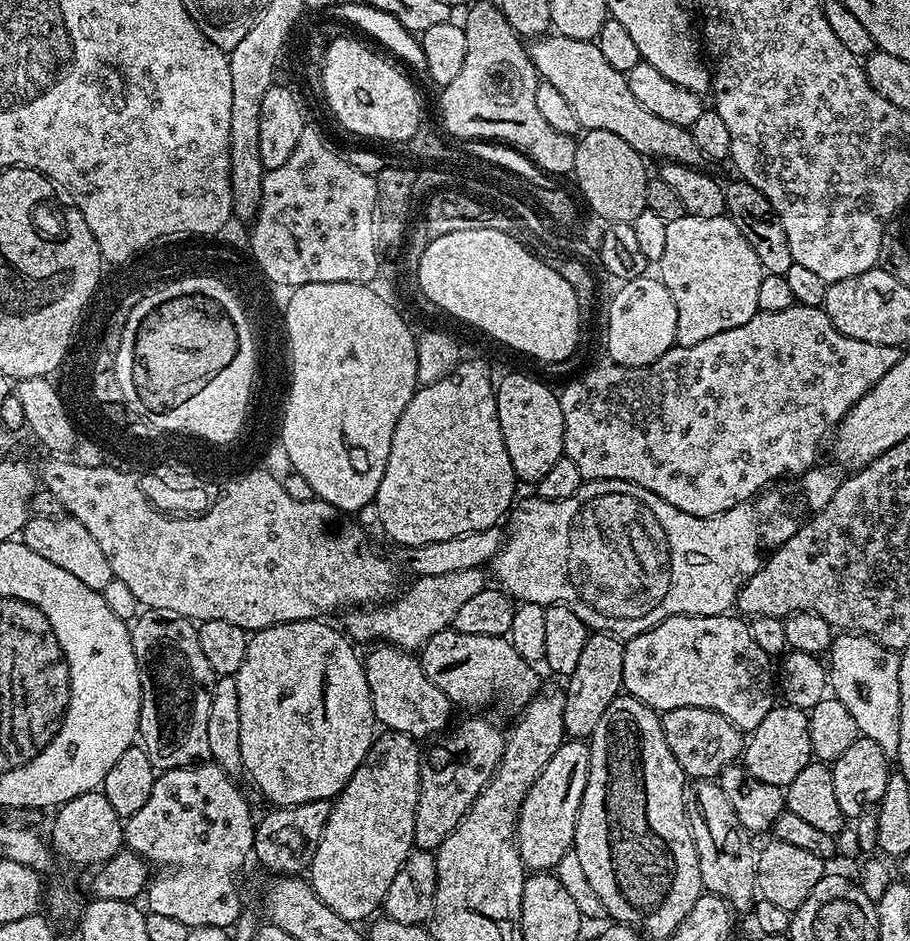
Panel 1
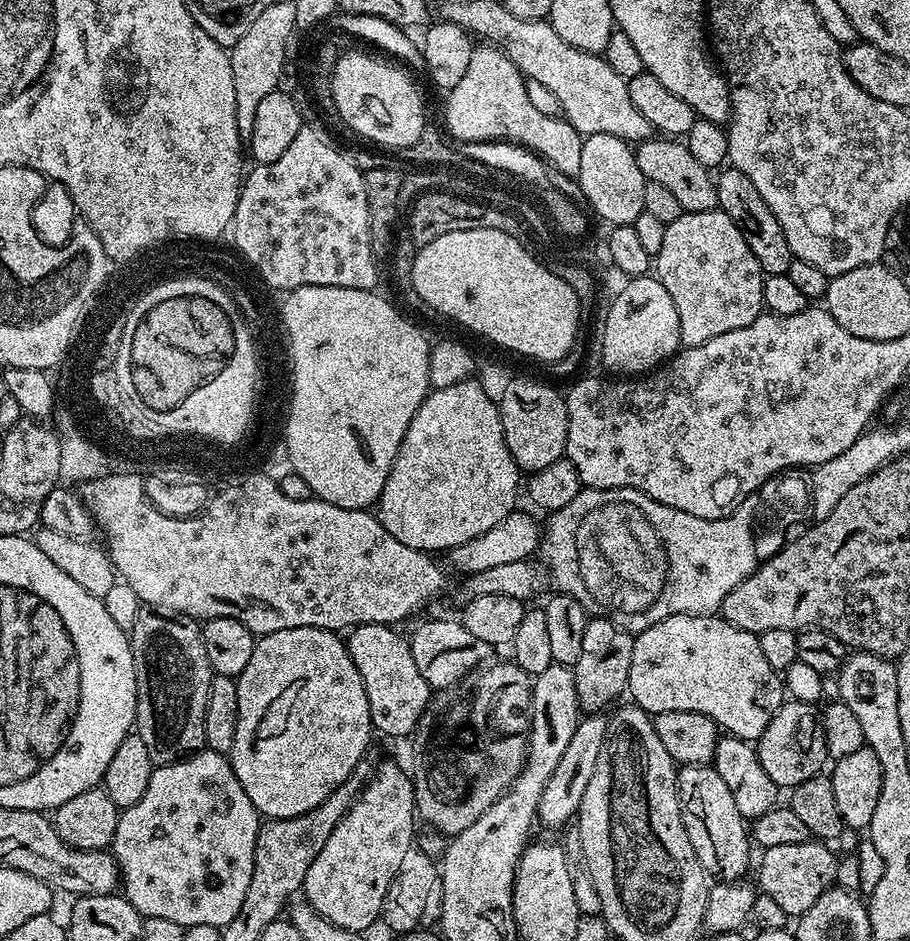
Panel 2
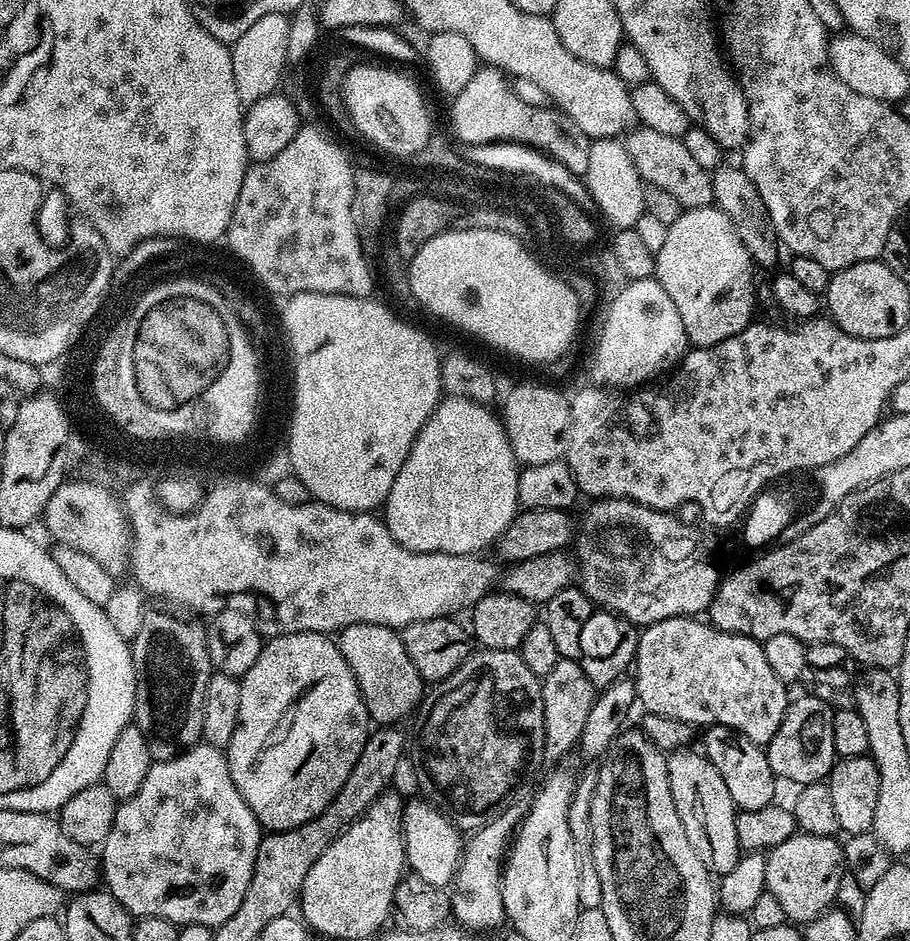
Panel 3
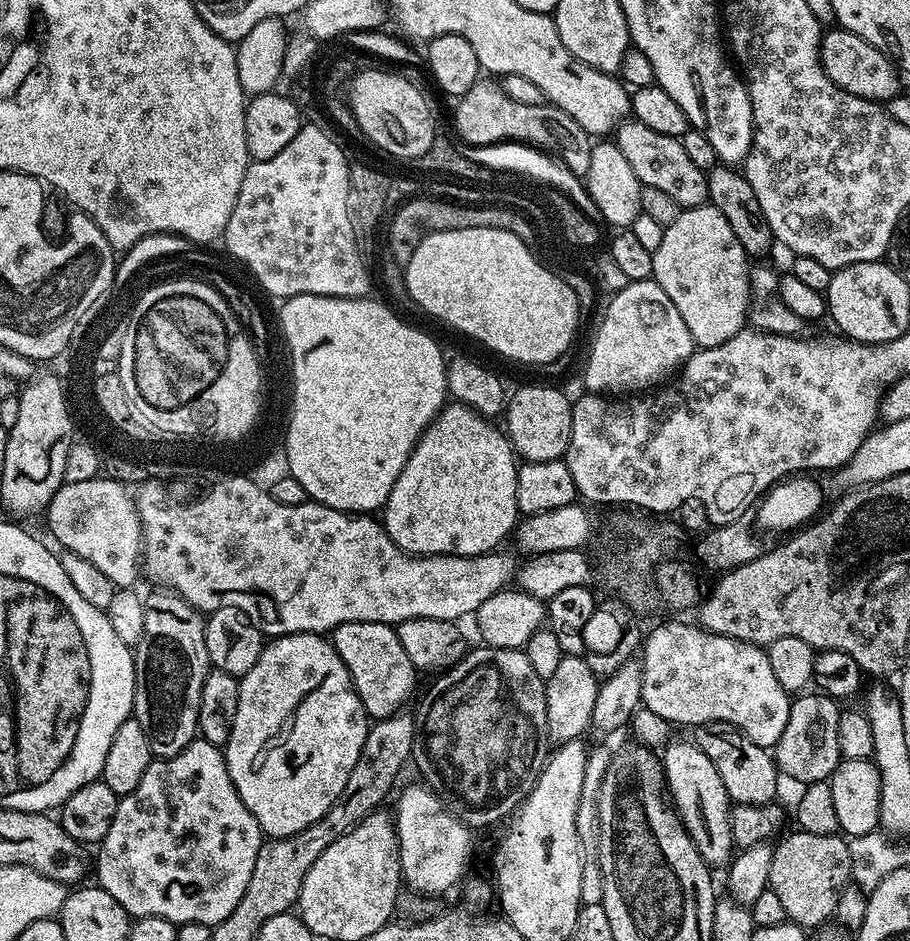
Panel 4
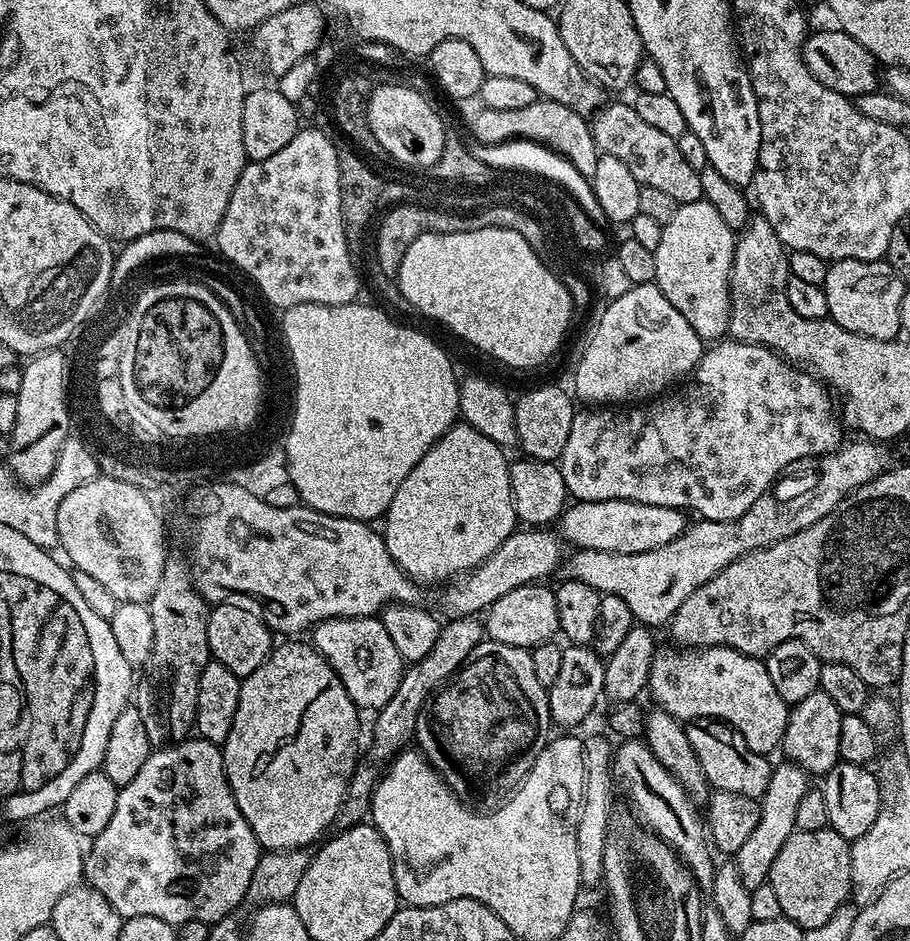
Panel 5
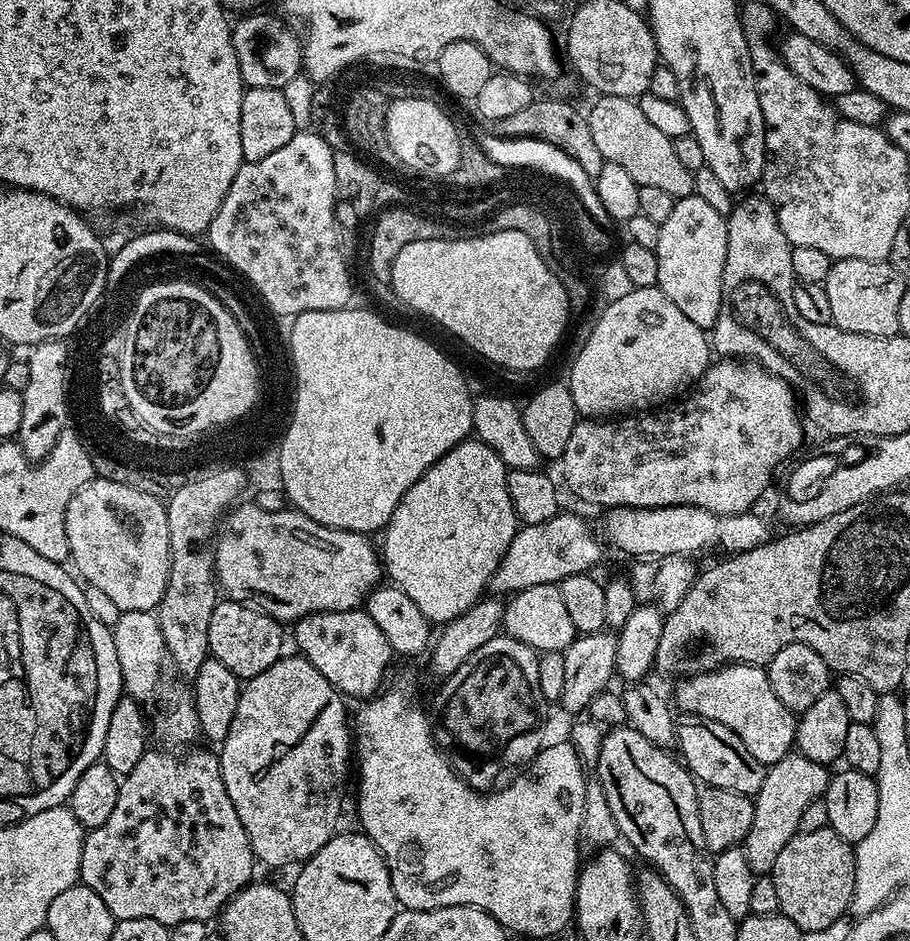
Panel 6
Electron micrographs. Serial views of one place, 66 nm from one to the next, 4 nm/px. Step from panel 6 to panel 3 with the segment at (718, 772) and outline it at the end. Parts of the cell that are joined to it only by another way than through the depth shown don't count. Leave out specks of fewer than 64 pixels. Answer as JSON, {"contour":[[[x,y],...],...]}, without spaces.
{"contour":[[[709,724],[703,732],[702,752],[717,767],[719,774],[722,774],[722,779],[730,790],[730,798],[739,811],[762,810],[762,806],[777,799],[778,778],[770,770],[767,751],[761,745],[750,742],[750,738],[746,738],[741,732],[721,724]]]}

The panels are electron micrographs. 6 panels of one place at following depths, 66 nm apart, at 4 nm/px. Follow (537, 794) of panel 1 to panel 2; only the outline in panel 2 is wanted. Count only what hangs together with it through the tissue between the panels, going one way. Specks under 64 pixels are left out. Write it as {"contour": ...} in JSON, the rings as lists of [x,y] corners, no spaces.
{"contour":[[[588,714],[580,721],[580,725],[574,730],[574,738],[570,746],[566,746],[566,754],[562,754],[558,766],[554,769],[554,774],[546,782],[546,788],[542,790],[538,820],[548,828],[560,828],[568,819],[575,817],[580,811],[582,794],[586,794],[586,786],[590,786],[590,778],[594,778],[594,766],[598,766],[598,754],[602,754],[602,742],[606,738],[608,729],[608,716],[604,714]]]}

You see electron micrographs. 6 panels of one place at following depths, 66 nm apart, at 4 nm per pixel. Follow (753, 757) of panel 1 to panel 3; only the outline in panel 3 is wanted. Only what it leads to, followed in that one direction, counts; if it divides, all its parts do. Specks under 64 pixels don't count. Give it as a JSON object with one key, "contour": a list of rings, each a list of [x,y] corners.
{"contour":[[[800,696],[789,703],[786,714],[774,734],[774,738],[766,746],[770,770],[781,781],[789,780],[795,786],[821,783],[832,770],[838,757],[834,746],[834,708],[820,696]]]}

